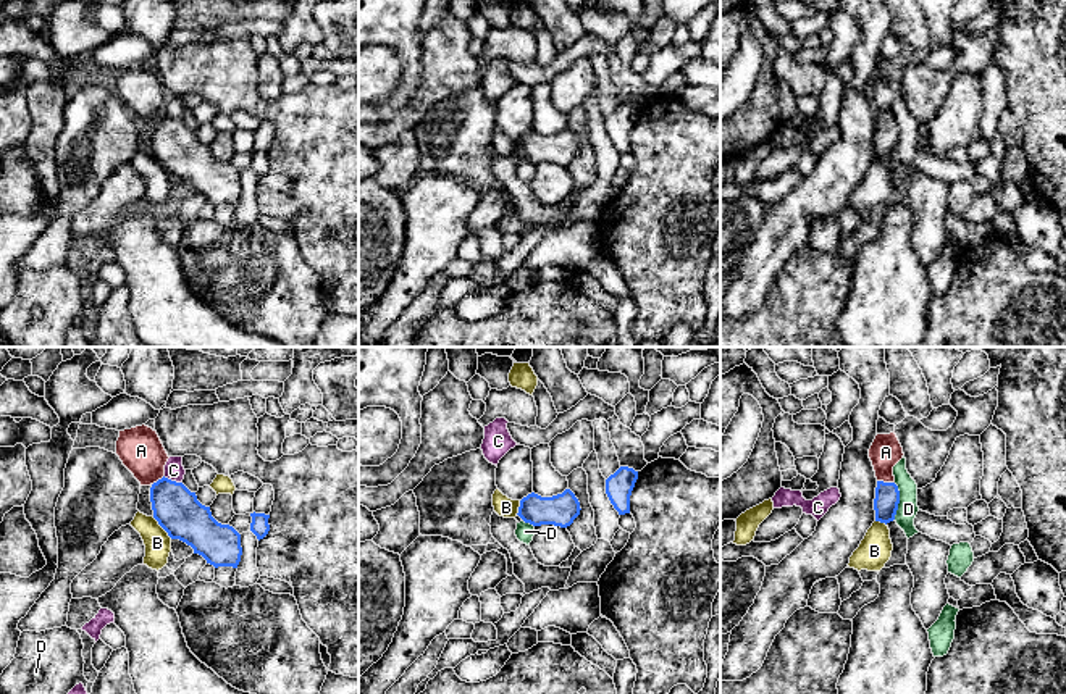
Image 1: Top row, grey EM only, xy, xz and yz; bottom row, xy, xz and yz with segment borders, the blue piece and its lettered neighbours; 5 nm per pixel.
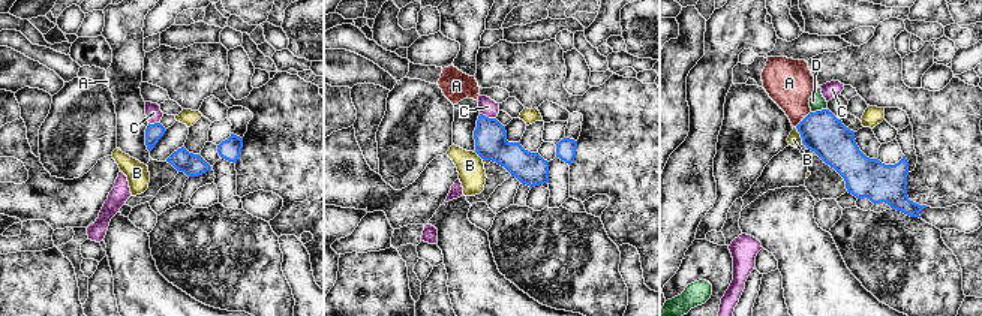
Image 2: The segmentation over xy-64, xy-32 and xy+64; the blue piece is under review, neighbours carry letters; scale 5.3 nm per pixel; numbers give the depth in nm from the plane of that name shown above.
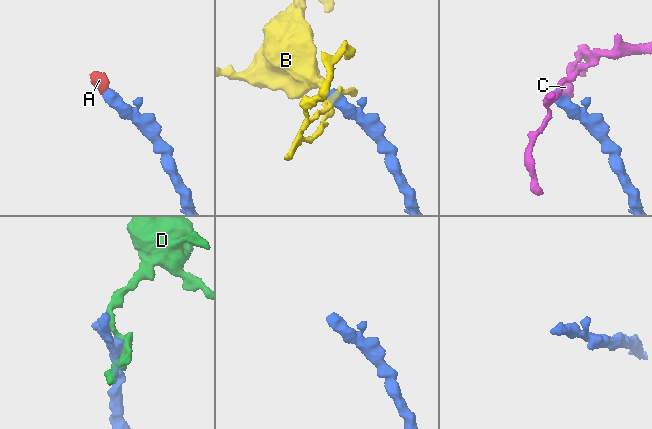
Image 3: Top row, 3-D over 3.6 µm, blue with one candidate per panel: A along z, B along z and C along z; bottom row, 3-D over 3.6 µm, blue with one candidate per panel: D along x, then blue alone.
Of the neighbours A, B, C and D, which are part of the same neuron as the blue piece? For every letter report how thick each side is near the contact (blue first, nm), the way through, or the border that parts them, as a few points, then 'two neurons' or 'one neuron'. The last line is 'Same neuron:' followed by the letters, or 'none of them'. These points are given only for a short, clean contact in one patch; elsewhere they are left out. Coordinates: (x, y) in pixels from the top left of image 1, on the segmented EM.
A: 130/160 nm | across yz (887, 496), (885, 483), (885, 452) | one neuron
B: 220/130 nm | along xy (152, 517), (172, 538) | two neurons
C: 220/100 nm | along xy (163, 476), (181, 483) | two neurons
D: 130/100 nm | along yz (893, 483), (898, 491), (895, 518) | two neurons
Same neuron: A

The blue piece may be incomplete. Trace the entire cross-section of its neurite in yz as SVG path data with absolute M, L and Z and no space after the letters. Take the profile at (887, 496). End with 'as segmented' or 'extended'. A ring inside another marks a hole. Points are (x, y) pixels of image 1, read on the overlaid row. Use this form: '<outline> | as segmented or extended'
M895 431L890 434L877 434L869 449L869 458L877 478L874 499L875 521L887 525L895 520L900 491L895 484L893 466L903 455L903 447Z | extended

